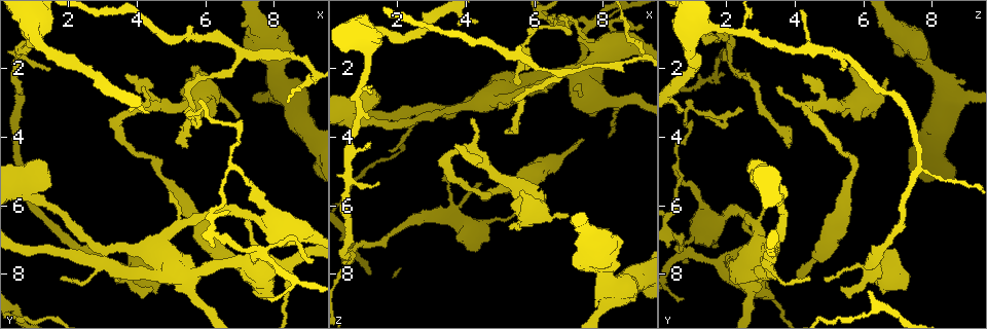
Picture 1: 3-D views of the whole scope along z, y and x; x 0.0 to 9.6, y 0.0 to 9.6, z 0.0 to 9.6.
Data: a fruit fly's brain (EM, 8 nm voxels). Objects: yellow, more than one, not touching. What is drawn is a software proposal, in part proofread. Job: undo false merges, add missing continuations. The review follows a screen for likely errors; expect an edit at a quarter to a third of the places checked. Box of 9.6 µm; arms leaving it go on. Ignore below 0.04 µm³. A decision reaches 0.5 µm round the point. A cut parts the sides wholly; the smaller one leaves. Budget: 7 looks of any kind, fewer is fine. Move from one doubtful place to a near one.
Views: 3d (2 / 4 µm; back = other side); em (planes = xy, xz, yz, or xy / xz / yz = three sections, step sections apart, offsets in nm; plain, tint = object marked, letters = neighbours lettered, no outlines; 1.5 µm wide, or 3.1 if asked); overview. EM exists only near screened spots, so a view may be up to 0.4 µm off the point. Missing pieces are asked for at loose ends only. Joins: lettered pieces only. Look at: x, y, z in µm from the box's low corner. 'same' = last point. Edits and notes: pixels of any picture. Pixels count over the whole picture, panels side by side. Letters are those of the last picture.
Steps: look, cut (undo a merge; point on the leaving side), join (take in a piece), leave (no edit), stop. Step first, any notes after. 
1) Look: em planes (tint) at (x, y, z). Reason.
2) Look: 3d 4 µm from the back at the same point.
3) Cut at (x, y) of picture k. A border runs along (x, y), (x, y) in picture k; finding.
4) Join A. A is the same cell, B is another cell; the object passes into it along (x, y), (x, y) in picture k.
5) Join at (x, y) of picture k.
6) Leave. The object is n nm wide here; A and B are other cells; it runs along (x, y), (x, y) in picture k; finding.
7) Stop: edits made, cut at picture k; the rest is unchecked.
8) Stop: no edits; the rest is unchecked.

Look: 3d 4 µm at (1.80, 8.10, 4.40). Free end.

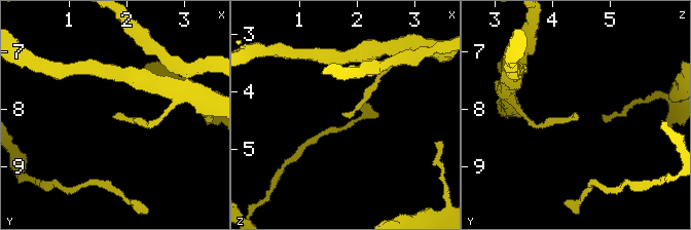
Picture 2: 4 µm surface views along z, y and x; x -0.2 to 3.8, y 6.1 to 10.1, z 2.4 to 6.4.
Look: em planes (plain) at (1.75, 8.15, 4.40).

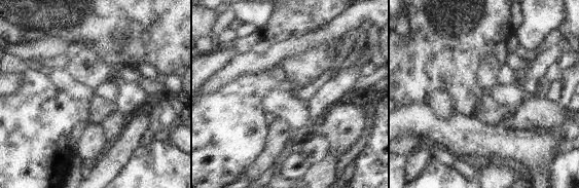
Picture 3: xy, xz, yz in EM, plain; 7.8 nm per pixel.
Look: em planes (letters) at the same point.

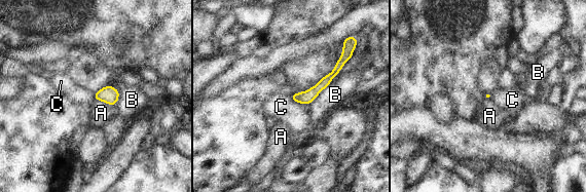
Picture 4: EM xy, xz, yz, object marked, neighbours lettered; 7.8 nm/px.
Leave. The longest contact is with B, 260 nm; A, B and C are other cells; none of them fits.

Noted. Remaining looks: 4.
Look: em planes (letters) at (3.70, 7.25, 6.95).

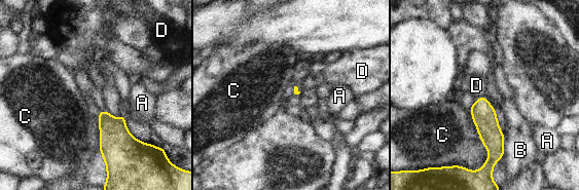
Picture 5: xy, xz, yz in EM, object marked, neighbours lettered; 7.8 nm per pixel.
Leave. The longest contact is with C, 460 nm; A, B, C and D are other cells; a border runs along (483, 96), (476, 100) in picture 5; none of them fits.

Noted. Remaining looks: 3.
Look: 3d 4 µm at (7.35, 8.15, 4.05). Thin end.

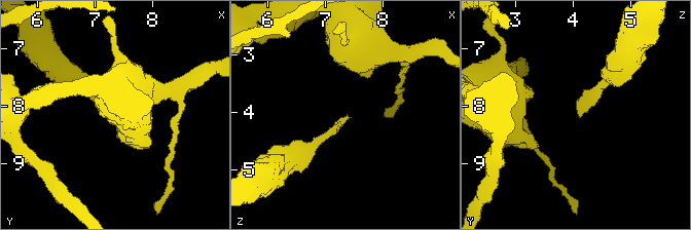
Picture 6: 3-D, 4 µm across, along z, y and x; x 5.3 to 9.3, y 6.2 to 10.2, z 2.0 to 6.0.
Look: em yz step 8 (plain) at (7.40, 8.15, 4.10). Now the EM.

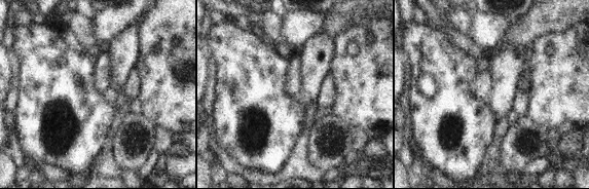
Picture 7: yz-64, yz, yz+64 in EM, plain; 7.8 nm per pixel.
Look: em yz step 8 (letters) at the same point. See the neighbours.

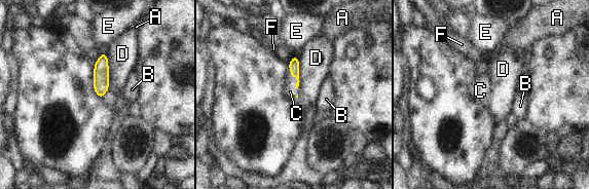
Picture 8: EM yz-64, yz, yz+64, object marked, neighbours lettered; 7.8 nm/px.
Join C. C is the same cell, A, B, D, E and F are other cells; the object passes into it along (294, 64), (296, 78), (290, 91) in picture 8; the cell continues.

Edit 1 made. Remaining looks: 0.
Stop: edits made, join at picture 8; the rest is unchecked.

